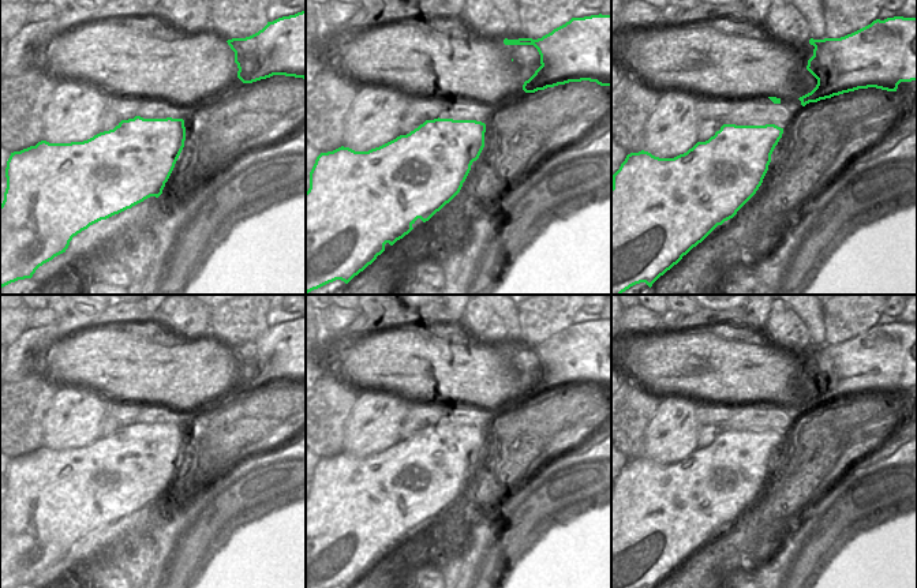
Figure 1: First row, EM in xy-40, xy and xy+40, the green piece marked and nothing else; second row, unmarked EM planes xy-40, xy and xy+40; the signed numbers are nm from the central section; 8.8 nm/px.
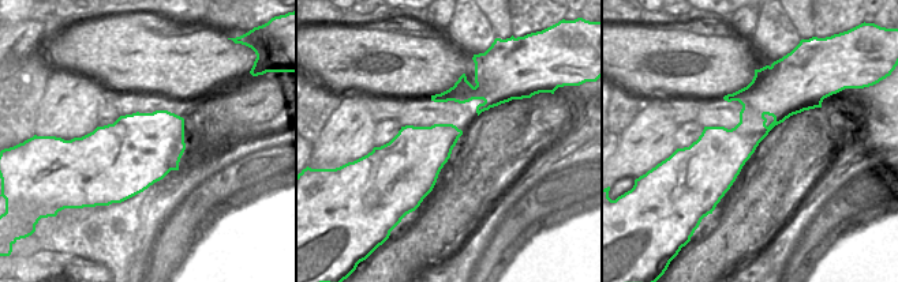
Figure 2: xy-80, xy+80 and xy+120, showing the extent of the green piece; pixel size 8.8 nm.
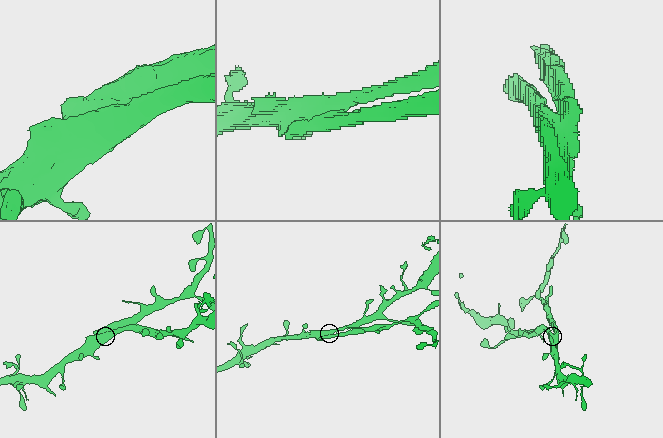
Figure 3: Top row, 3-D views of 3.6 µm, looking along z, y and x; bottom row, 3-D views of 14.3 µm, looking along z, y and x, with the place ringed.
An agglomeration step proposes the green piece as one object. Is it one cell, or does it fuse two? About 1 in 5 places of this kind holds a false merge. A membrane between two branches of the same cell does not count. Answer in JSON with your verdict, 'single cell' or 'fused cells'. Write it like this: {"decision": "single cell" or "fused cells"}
{"decision": "fused cells"}

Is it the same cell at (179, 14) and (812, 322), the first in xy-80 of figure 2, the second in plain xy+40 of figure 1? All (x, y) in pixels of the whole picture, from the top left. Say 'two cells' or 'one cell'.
two cells

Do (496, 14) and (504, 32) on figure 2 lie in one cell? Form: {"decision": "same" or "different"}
{"decision": "same"}

